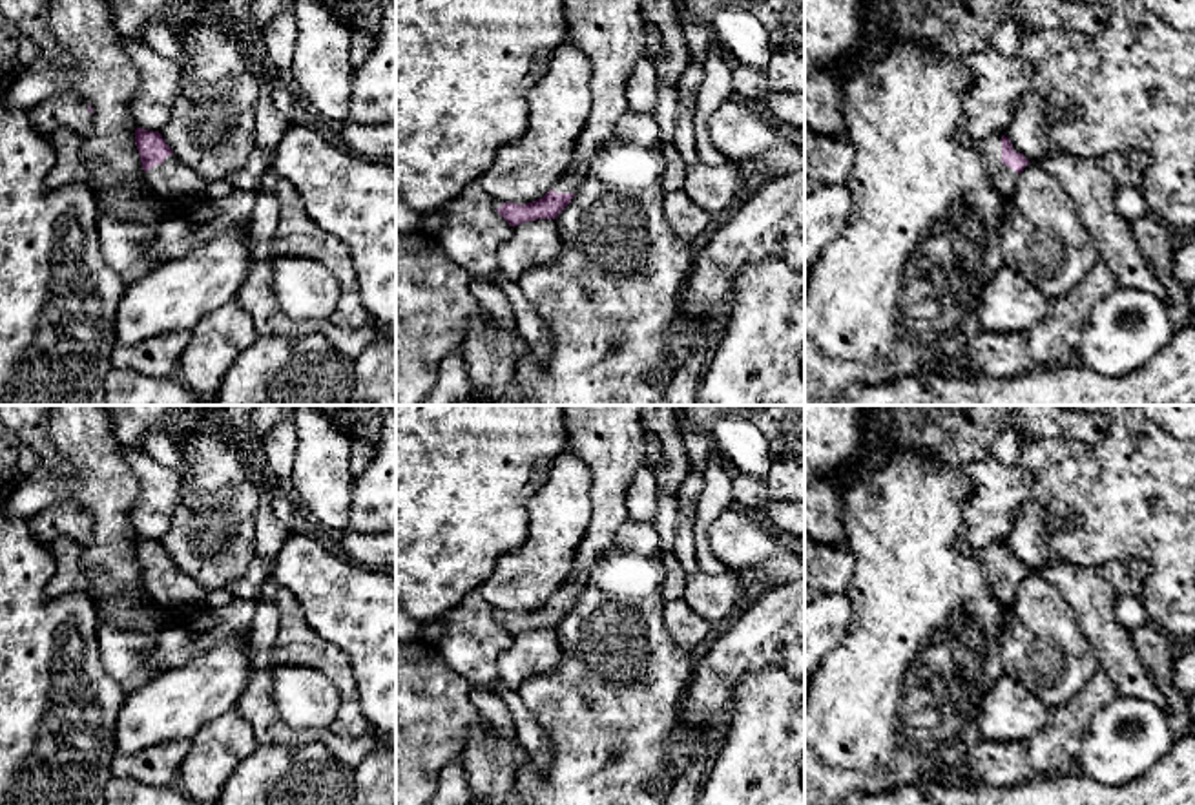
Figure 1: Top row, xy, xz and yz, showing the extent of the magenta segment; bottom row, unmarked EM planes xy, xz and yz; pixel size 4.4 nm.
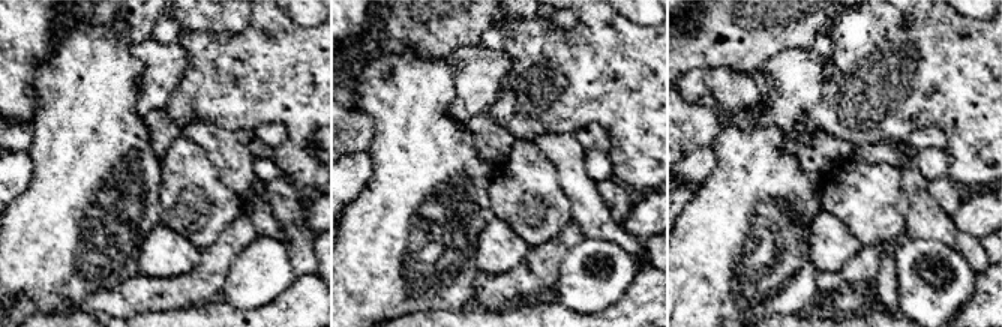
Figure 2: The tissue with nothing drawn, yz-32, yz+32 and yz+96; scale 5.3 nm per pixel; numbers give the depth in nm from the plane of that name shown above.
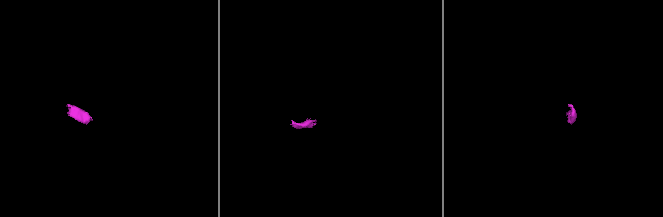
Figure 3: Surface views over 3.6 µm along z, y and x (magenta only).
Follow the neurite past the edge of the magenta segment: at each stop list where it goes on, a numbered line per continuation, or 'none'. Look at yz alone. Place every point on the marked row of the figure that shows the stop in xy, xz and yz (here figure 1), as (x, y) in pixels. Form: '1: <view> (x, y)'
1: yz (1004, 179)

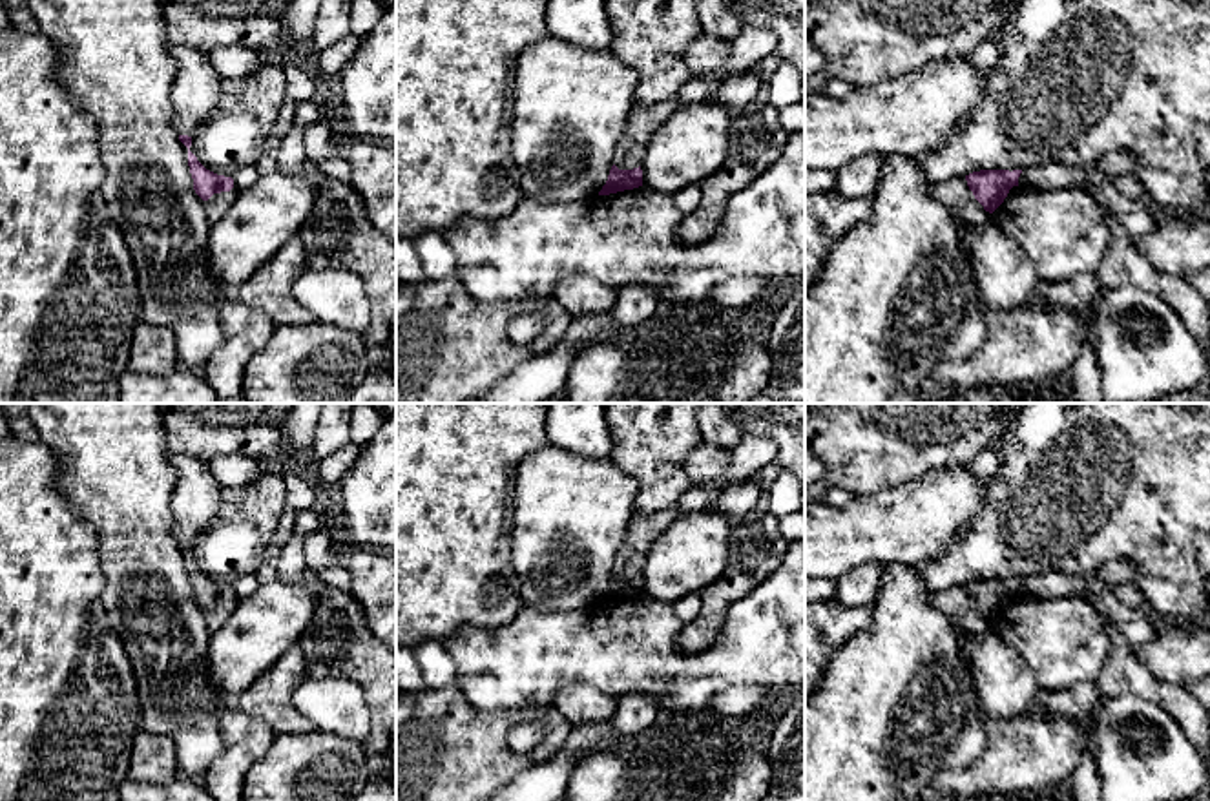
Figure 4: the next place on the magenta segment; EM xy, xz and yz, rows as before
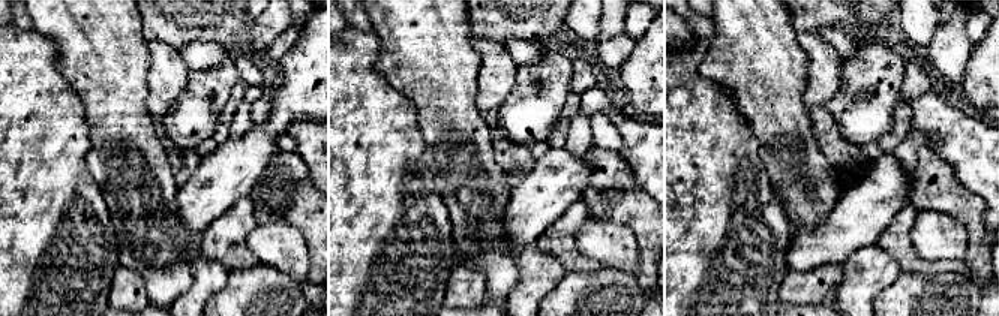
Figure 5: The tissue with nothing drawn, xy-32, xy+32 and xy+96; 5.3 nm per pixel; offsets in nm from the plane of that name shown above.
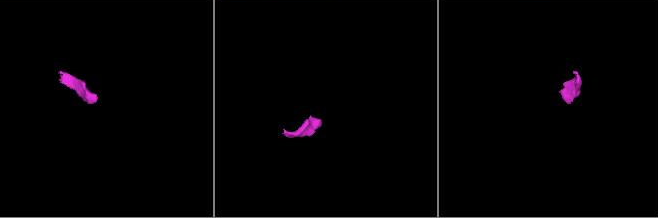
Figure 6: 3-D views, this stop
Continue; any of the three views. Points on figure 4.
1: yz (955, 192)

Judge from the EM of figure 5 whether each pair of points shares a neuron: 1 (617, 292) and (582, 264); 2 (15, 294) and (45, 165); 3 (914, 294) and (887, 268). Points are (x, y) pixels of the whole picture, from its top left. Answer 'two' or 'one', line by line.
1: two
2: one
3: two

